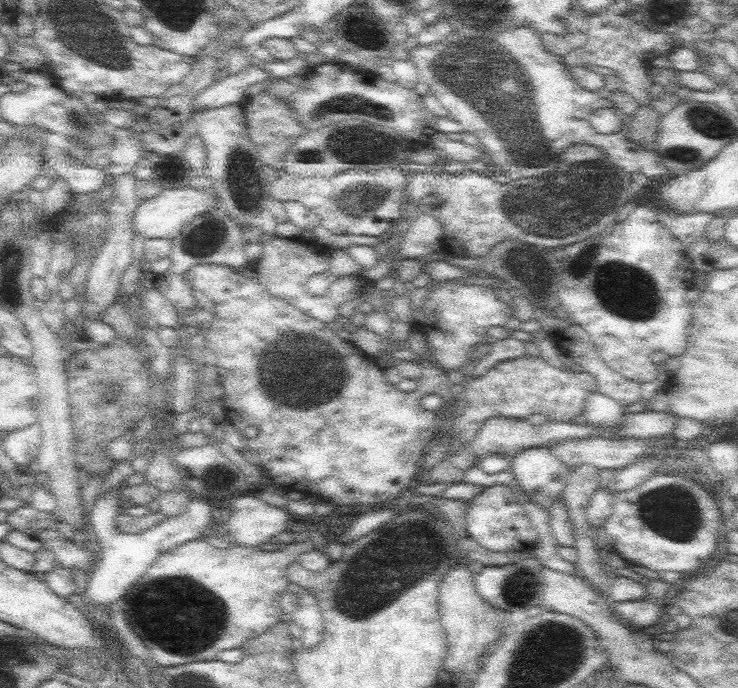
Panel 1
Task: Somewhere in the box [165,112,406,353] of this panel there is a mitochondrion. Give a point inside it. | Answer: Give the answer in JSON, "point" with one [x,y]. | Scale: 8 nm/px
{"point":[357,143]}

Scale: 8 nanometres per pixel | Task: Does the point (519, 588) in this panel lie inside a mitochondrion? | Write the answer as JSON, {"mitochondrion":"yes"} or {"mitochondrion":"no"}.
{"mitochondrion":"yes"}

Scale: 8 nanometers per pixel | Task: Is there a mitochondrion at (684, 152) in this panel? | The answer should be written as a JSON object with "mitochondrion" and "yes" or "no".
{"mitochondrion":"yes"}

